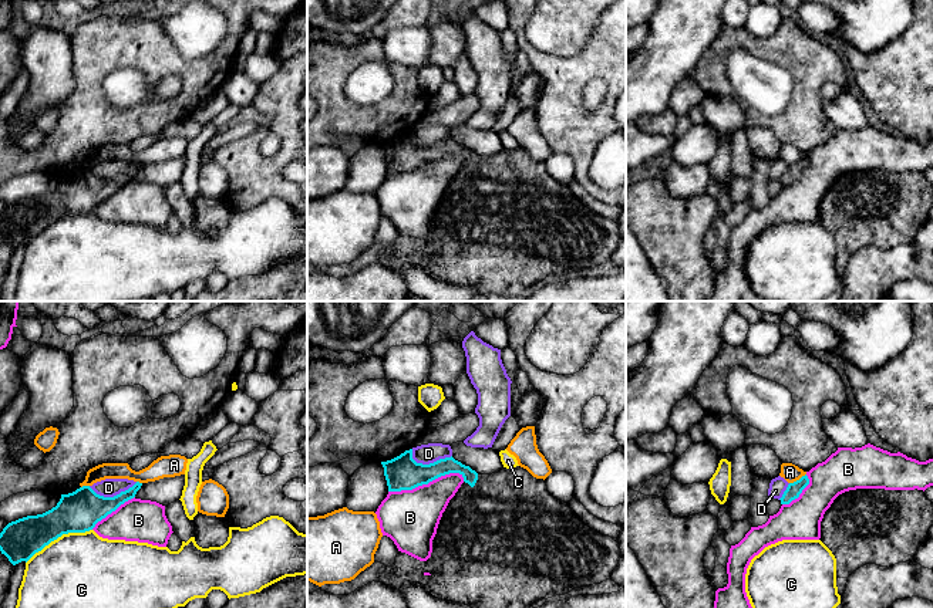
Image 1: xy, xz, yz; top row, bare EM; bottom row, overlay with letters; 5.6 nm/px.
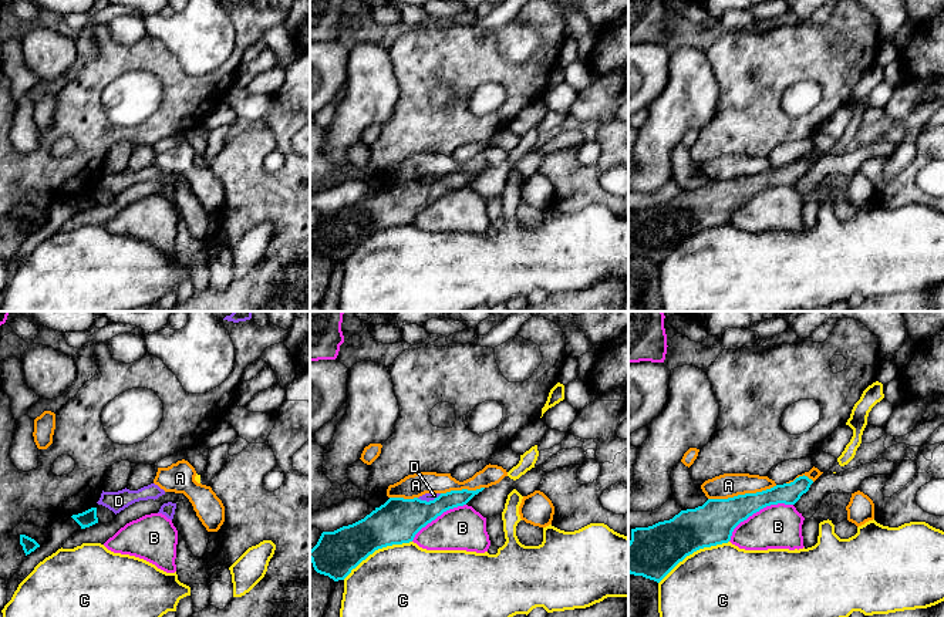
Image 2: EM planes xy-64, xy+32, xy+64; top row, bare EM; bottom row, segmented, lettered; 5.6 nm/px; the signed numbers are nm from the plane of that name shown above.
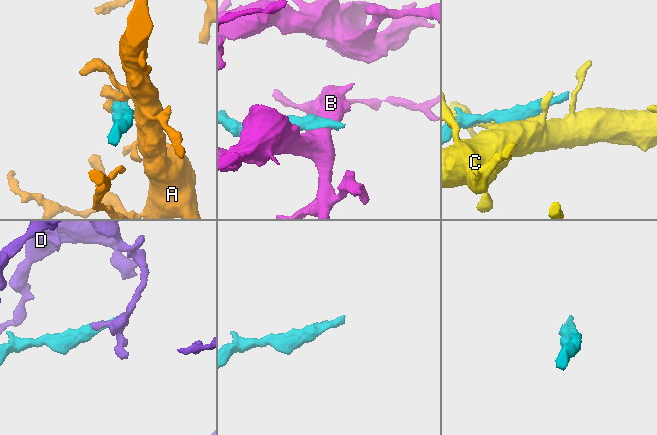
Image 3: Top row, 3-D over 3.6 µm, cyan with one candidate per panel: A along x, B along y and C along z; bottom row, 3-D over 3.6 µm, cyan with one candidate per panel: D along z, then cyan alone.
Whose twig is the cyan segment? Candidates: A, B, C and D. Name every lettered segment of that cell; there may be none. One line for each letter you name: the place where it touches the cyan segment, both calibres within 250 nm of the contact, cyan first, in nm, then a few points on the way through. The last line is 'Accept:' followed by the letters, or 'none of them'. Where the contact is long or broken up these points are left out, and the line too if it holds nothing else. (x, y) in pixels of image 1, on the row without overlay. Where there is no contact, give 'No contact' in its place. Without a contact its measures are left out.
Accept: none of them

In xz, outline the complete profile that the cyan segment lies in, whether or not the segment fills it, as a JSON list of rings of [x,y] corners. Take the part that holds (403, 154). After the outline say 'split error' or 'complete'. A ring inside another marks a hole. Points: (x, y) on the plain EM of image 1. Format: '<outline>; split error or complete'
[[[412,131],[381,146],[388,173],[412,172],[449,155],[459,155],[464,165],[442,195],[427,243],[398,233],[394,249],[374,243],[354,261],[324,266],[321,273],[348,277],[373,263],[395,271],[417,267],[442,283],[465,286],[474,294],[513,297],[540,280],[609,261],[623,239],[617,220],[592,212],[567,185],[548,173],[543,161],[533,159],[521,148],[479,156],[452,138],[430,146],[417,145]]]; split error

